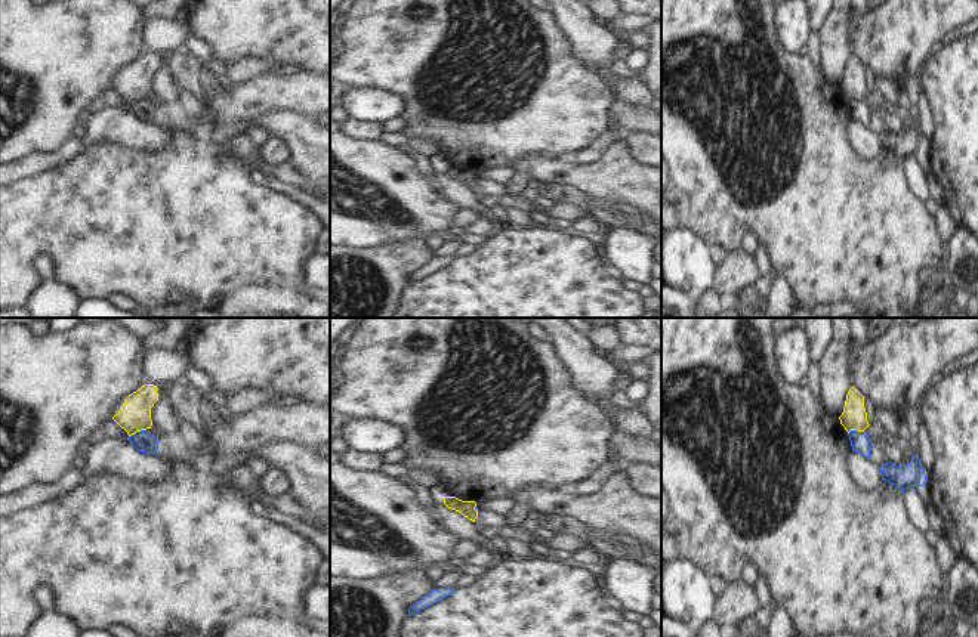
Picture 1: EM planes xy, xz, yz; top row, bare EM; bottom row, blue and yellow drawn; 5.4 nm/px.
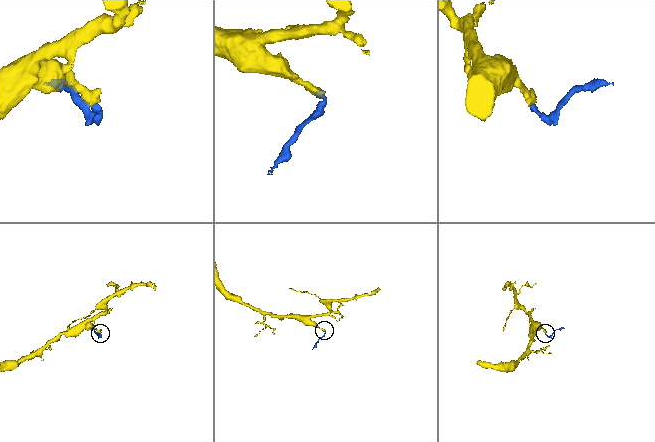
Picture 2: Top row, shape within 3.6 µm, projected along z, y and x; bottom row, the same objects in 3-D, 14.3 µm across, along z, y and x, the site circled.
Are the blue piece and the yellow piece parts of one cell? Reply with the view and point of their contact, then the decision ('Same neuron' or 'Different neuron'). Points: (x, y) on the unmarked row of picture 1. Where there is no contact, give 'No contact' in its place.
Touches blue at xy (136, 101). Different neuron.

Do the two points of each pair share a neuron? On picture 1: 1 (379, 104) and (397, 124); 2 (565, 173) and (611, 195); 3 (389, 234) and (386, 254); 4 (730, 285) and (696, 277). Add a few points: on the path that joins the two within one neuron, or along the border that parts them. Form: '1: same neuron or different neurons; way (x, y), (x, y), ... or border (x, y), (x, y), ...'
1: different neurons; border (400, 117), (394, 117), (382, 124)
2: same neuron; way (577, 176), (594, 178), (599, 184)
3: different neurons; border (422, 240), (392, 241), (376, 247), (354, 249)
4: different neurons; border (719, 266), (712, 285)

